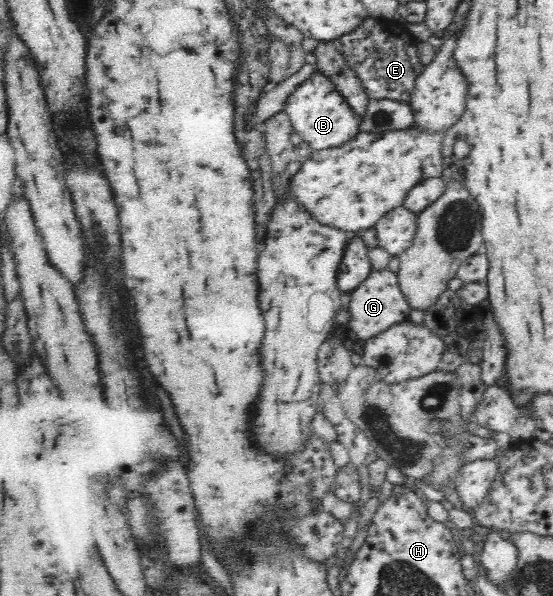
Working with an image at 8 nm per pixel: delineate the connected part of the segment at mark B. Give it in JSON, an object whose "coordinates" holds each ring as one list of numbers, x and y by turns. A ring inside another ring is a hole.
{"coordinates":[[320,72,299,84,285,100,282,126,284,133,293,134,303,144,303,152,321,151,343,146,360,133,360,120,347,97]]}

